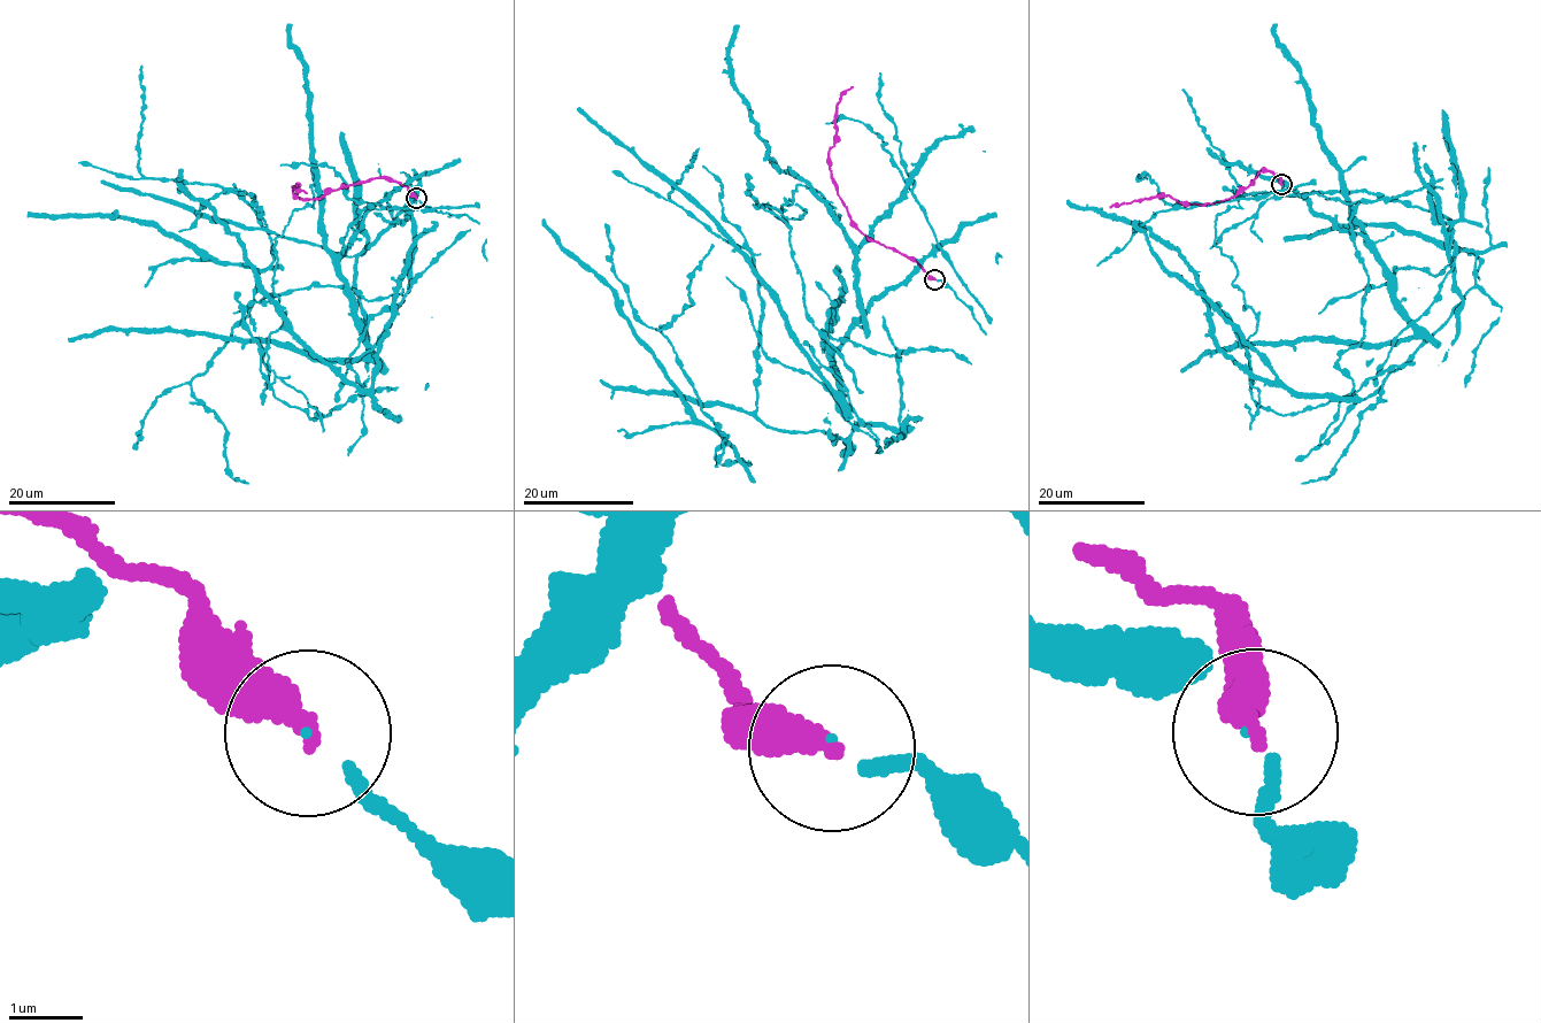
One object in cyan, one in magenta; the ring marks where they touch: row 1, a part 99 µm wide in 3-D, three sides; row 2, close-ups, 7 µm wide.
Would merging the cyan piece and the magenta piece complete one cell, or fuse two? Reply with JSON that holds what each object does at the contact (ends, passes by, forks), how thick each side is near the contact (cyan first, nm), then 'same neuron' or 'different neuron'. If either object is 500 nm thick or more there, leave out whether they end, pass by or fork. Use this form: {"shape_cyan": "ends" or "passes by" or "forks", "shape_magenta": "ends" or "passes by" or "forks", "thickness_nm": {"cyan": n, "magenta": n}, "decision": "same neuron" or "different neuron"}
{"shape_cyan": "ends", "shape_magenta": "ends", "thickness_nm": {"cyan": 80, "magenta": 380}, "decision": "same neuron"}

